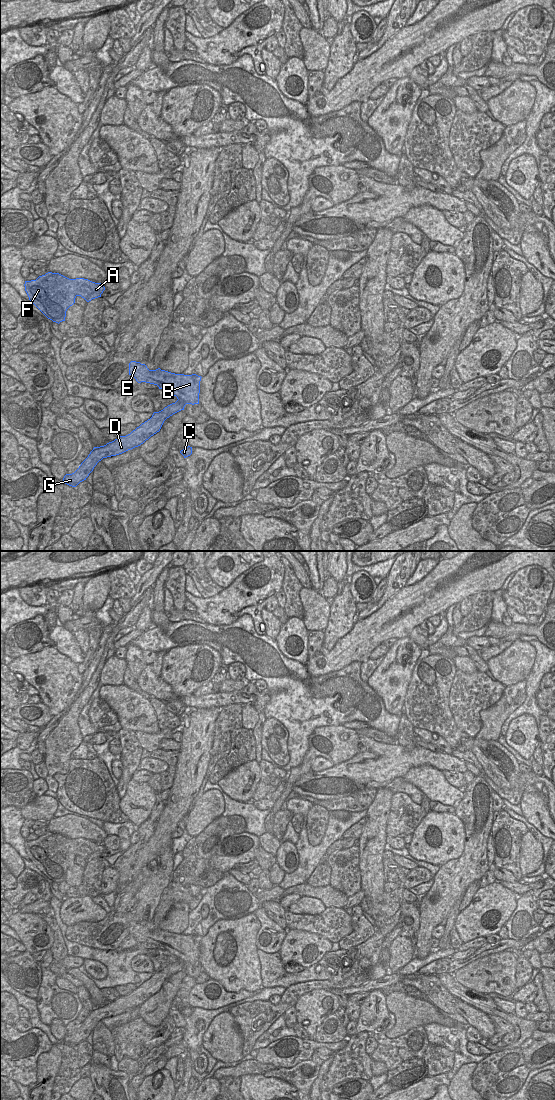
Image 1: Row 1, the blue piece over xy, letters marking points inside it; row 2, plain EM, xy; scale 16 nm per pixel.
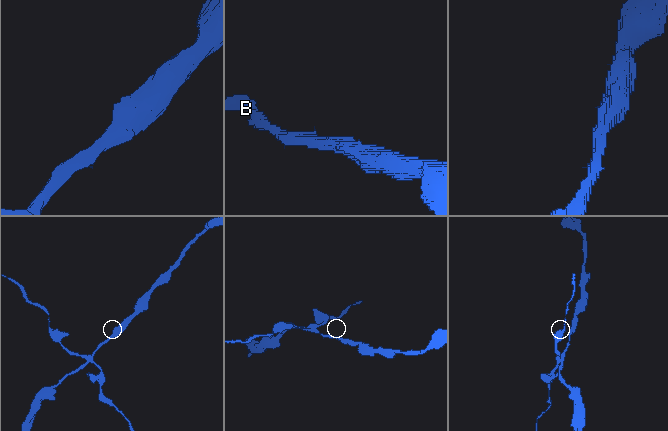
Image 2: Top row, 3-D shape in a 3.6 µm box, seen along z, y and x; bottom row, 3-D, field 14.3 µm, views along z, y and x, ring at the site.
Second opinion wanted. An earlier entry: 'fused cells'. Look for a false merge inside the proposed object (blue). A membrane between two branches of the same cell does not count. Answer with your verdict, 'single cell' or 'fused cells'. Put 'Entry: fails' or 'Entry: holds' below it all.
fused cells
Entry: holds

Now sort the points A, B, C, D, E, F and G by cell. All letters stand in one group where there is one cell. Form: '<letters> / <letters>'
A B C E F / D G

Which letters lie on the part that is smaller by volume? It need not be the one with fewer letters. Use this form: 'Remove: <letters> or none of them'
Remove: A, B, C, E, F

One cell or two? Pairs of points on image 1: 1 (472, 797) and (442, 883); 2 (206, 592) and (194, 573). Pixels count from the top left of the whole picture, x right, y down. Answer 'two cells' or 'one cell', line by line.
1: one cell
2: one cell

